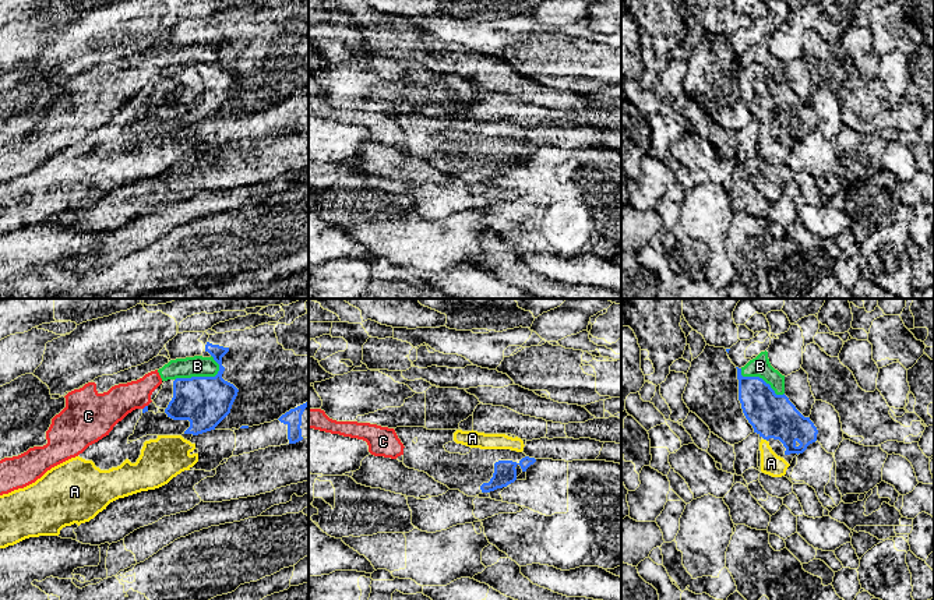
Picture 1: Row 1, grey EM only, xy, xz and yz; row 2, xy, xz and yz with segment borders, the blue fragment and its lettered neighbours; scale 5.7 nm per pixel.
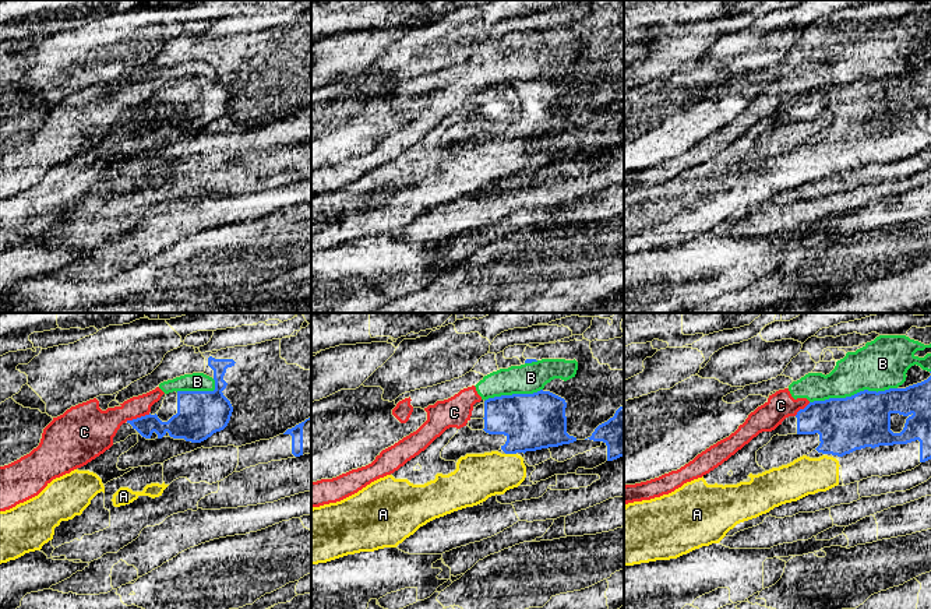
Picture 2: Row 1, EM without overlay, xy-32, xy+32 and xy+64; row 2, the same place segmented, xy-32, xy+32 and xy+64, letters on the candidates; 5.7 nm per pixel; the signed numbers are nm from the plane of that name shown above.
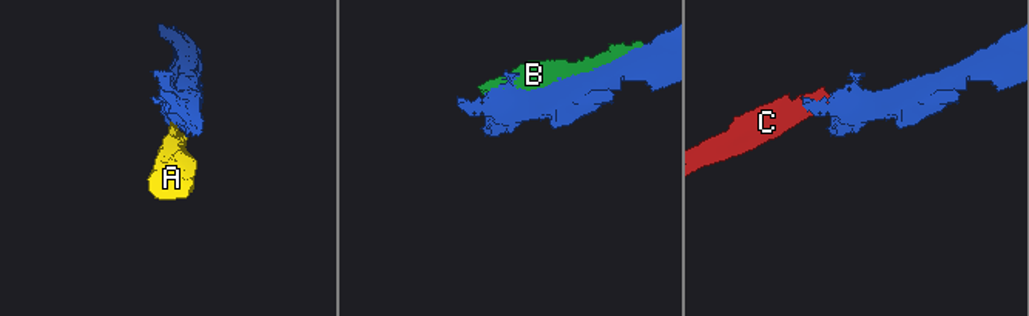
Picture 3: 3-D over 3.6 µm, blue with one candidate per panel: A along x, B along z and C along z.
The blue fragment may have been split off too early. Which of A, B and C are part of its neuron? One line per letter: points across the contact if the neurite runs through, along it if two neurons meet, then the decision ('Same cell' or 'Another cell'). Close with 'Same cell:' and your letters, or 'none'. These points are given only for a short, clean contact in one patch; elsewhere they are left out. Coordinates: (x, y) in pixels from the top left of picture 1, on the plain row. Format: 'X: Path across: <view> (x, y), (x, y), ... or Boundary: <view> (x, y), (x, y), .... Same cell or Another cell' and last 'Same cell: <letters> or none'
A: Path across: yz (774, 103), (767, 115), (765, 126), (765, 138), (771, 151). Same cell
B: Another cell
C: Another cell
Same cell: A

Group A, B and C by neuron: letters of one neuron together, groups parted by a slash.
A / B C

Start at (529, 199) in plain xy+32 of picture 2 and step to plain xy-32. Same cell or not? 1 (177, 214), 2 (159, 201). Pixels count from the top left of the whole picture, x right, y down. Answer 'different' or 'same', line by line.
1: different
2: same

